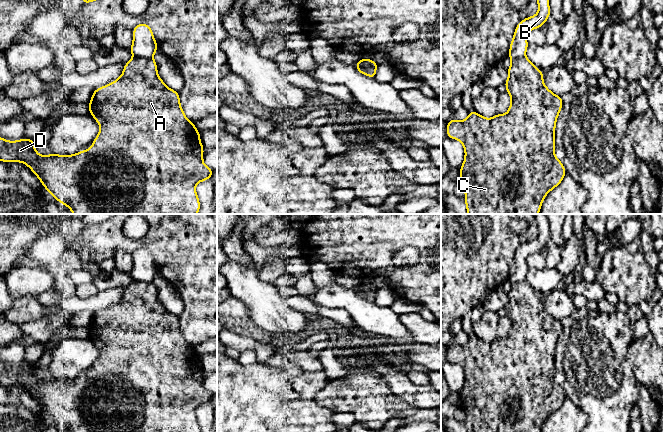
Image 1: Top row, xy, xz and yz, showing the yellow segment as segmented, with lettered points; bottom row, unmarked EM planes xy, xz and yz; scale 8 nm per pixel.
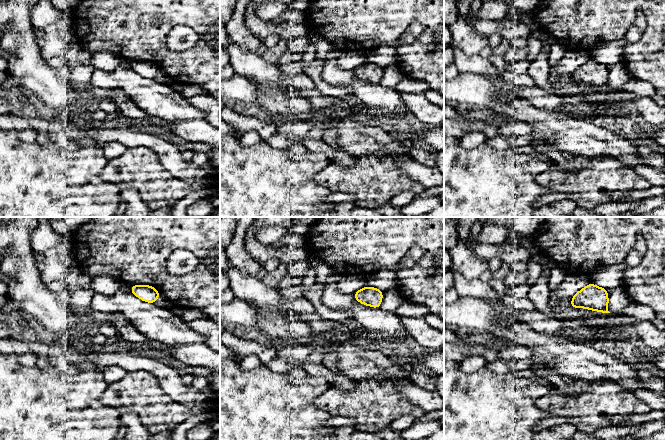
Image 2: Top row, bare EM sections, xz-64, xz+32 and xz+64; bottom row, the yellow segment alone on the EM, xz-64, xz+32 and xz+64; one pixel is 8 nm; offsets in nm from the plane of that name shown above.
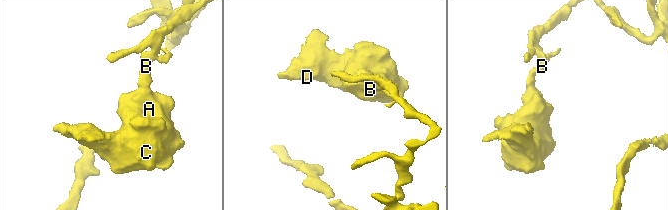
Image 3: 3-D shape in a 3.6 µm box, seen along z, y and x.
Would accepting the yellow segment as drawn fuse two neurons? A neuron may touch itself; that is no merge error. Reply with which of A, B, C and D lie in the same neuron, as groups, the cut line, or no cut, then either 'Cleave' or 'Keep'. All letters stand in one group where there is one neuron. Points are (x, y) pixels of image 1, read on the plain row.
Groups: A C D / B. Split along xz (356, 289), (376, 291). Cleave

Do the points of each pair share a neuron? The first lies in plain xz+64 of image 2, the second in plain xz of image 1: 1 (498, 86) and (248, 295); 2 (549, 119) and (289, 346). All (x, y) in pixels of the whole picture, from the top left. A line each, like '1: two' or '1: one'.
1: two
2: two

